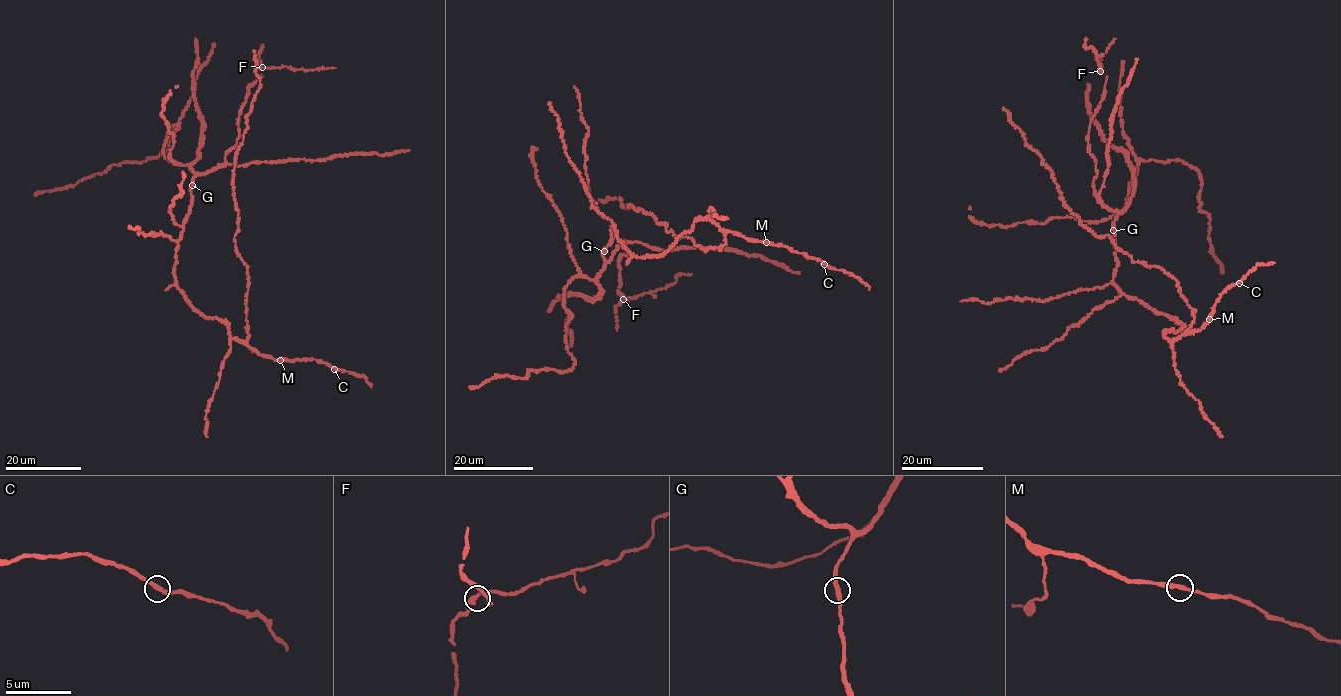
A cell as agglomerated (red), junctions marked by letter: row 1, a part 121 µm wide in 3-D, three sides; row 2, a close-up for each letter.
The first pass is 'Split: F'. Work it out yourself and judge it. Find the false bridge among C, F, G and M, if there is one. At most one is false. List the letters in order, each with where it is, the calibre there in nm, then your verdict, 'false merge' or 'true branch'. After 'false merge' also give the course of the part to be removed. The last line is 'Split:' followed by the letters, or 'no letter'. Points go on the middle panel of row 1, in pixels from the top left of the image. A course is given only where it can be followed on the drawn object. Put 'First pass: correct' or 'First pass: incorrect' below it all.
C: at (824, 264); 320 nm thick; true branch
F: at (623, 299); 340 nm thick; true branch
G: at (604, 251); 320 nm thick; true branch
M: at (766, 242); 320 nm thick; true branch
Split: no letter
First pass: incorrect

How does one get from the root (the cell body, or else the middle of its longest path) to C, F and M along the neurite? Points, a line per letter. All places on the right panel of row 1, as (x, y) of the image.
C: (1170, 317), (1184, 327), (1165, 331), (1165, 338), (1173, 342), (1185, 333), (1203, 327), (1223, 291), (1238, 282)
F: (1170, 317), (1128, 297), (1114, 281), (1117, 212), (1094, 193), (1088, 138), (1105, 87), (1100, 71)
M: (1170, 317), (1184, 327), (1165, 331), (1165, 338), (1173, 342), (1185, 333), (1199, 330), (1209, 319)

